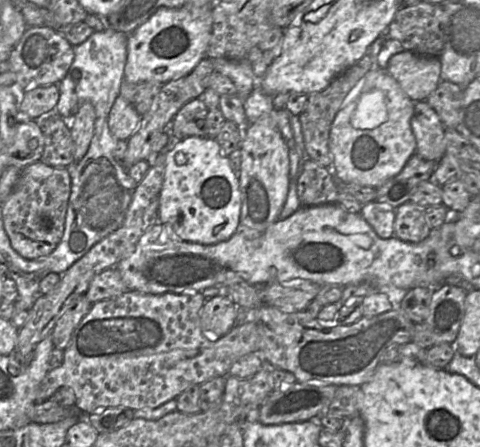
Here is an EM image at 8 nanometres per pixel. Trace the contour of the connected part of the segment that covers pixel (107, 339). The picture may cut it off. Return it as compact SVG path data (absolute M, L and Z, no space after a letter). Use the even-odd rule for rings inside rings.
M127 291L113 299L92 304L72 333L70 343L63 350L62 364L48 371L37 391L37 403L52 399L61 387L68 387L75 395L78 413L86 416L101 409L126 407L132 410L157 408L176 399L183 391L217 378L226 377L233 363L258 352L260 335L257 324L250 319L239 322L218 340L206 338L200 327L200 310L206 299L202 293L161 295Z

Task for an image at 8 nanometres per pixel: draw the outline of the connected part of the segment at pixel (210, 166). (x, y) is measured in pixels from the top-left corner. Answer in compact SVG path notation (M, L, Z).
M187 137L174 141L165 154L165 174L159 195L158 222L170 225L176 236L185 242L214 245L227 241L238 229L241 213L239 177L230 166L219 144L213 138Z

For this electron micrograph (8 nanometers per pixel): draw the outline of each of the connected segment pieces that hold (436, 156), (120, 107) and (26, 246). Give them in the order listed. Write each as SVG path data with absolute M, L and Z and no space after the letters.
M426 101L414 104L411 128L416 139L416 154L438 163L446 153L446 128Z
M118 96L115 100L109 116L108 126L111 134L117 140L129 140L137 130L141 115L124 98Z
M39 161L21 170L11 193L2 203L2 217L12 248L23 258L45 257L57 247L64 233L70 194L69 168L55 168Z

